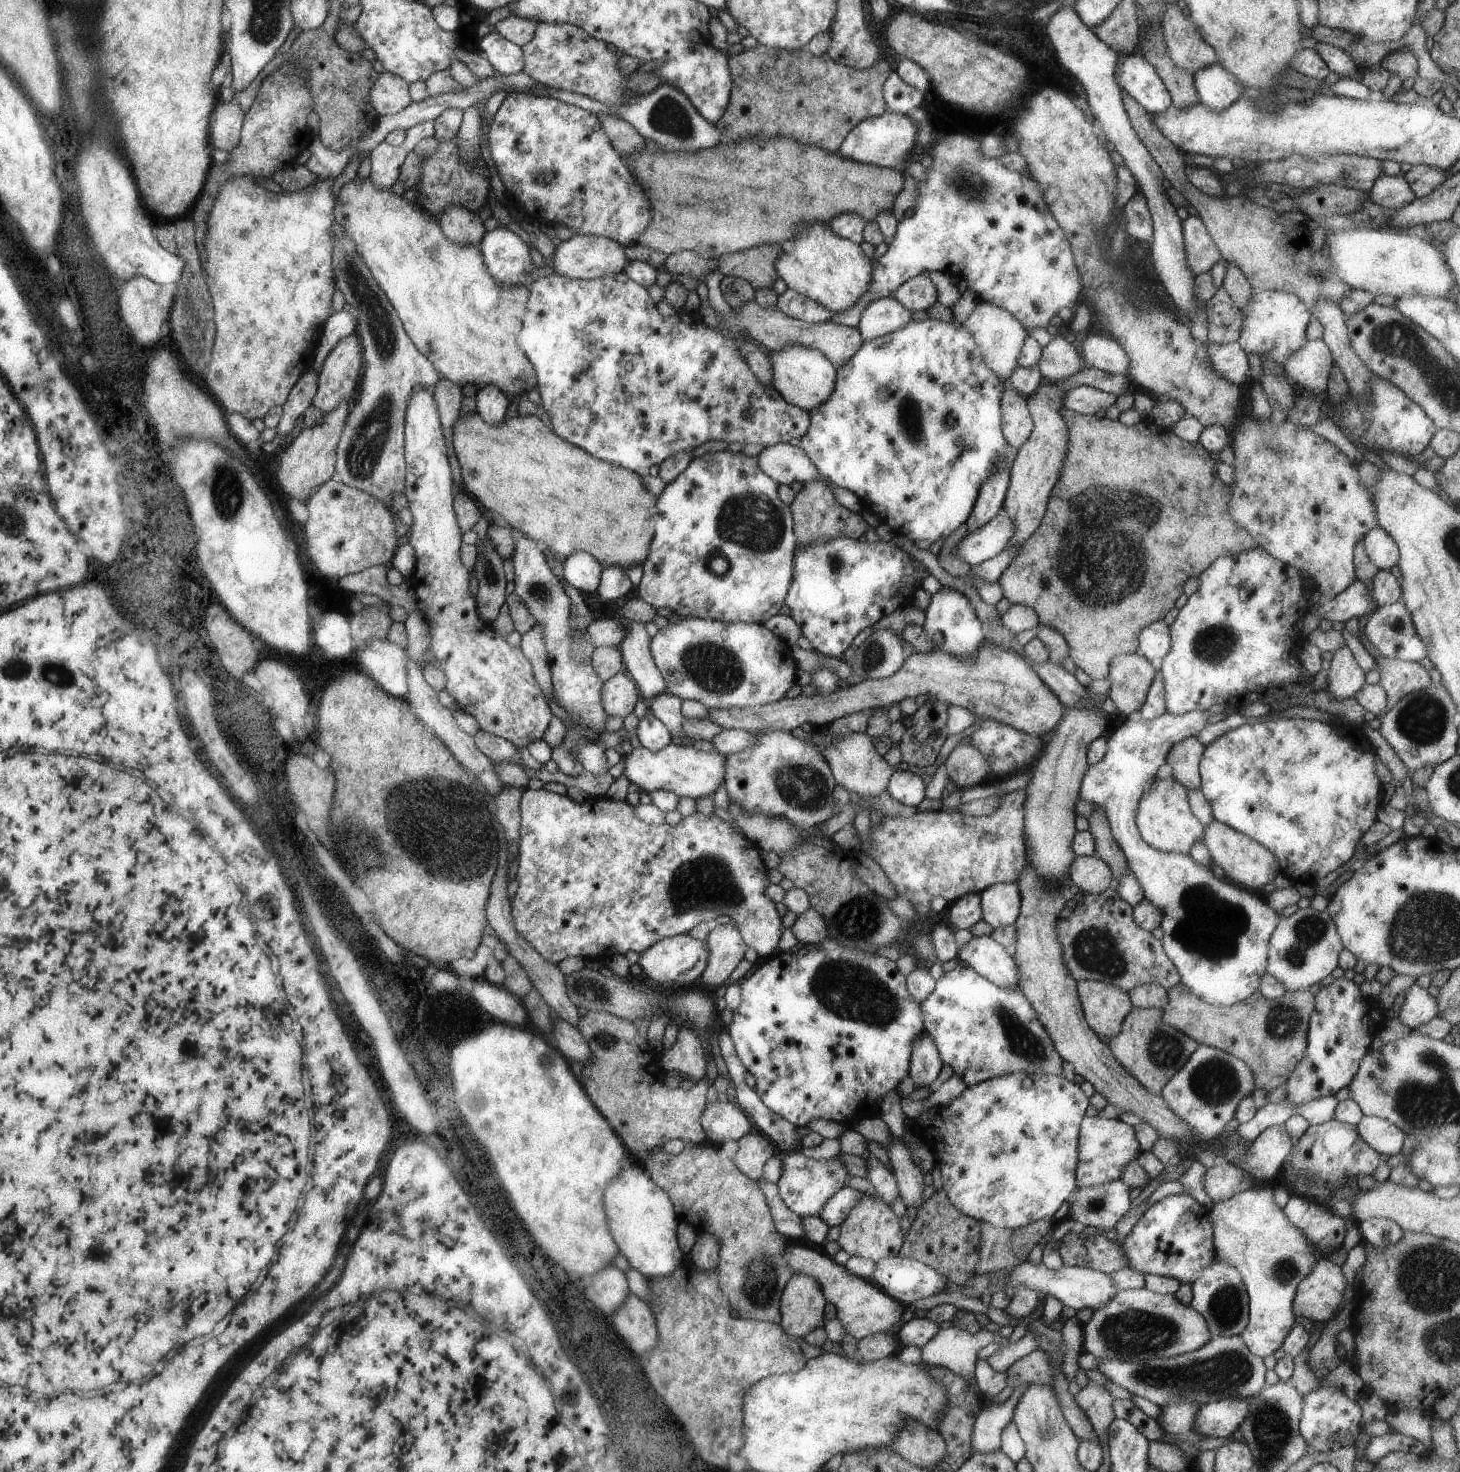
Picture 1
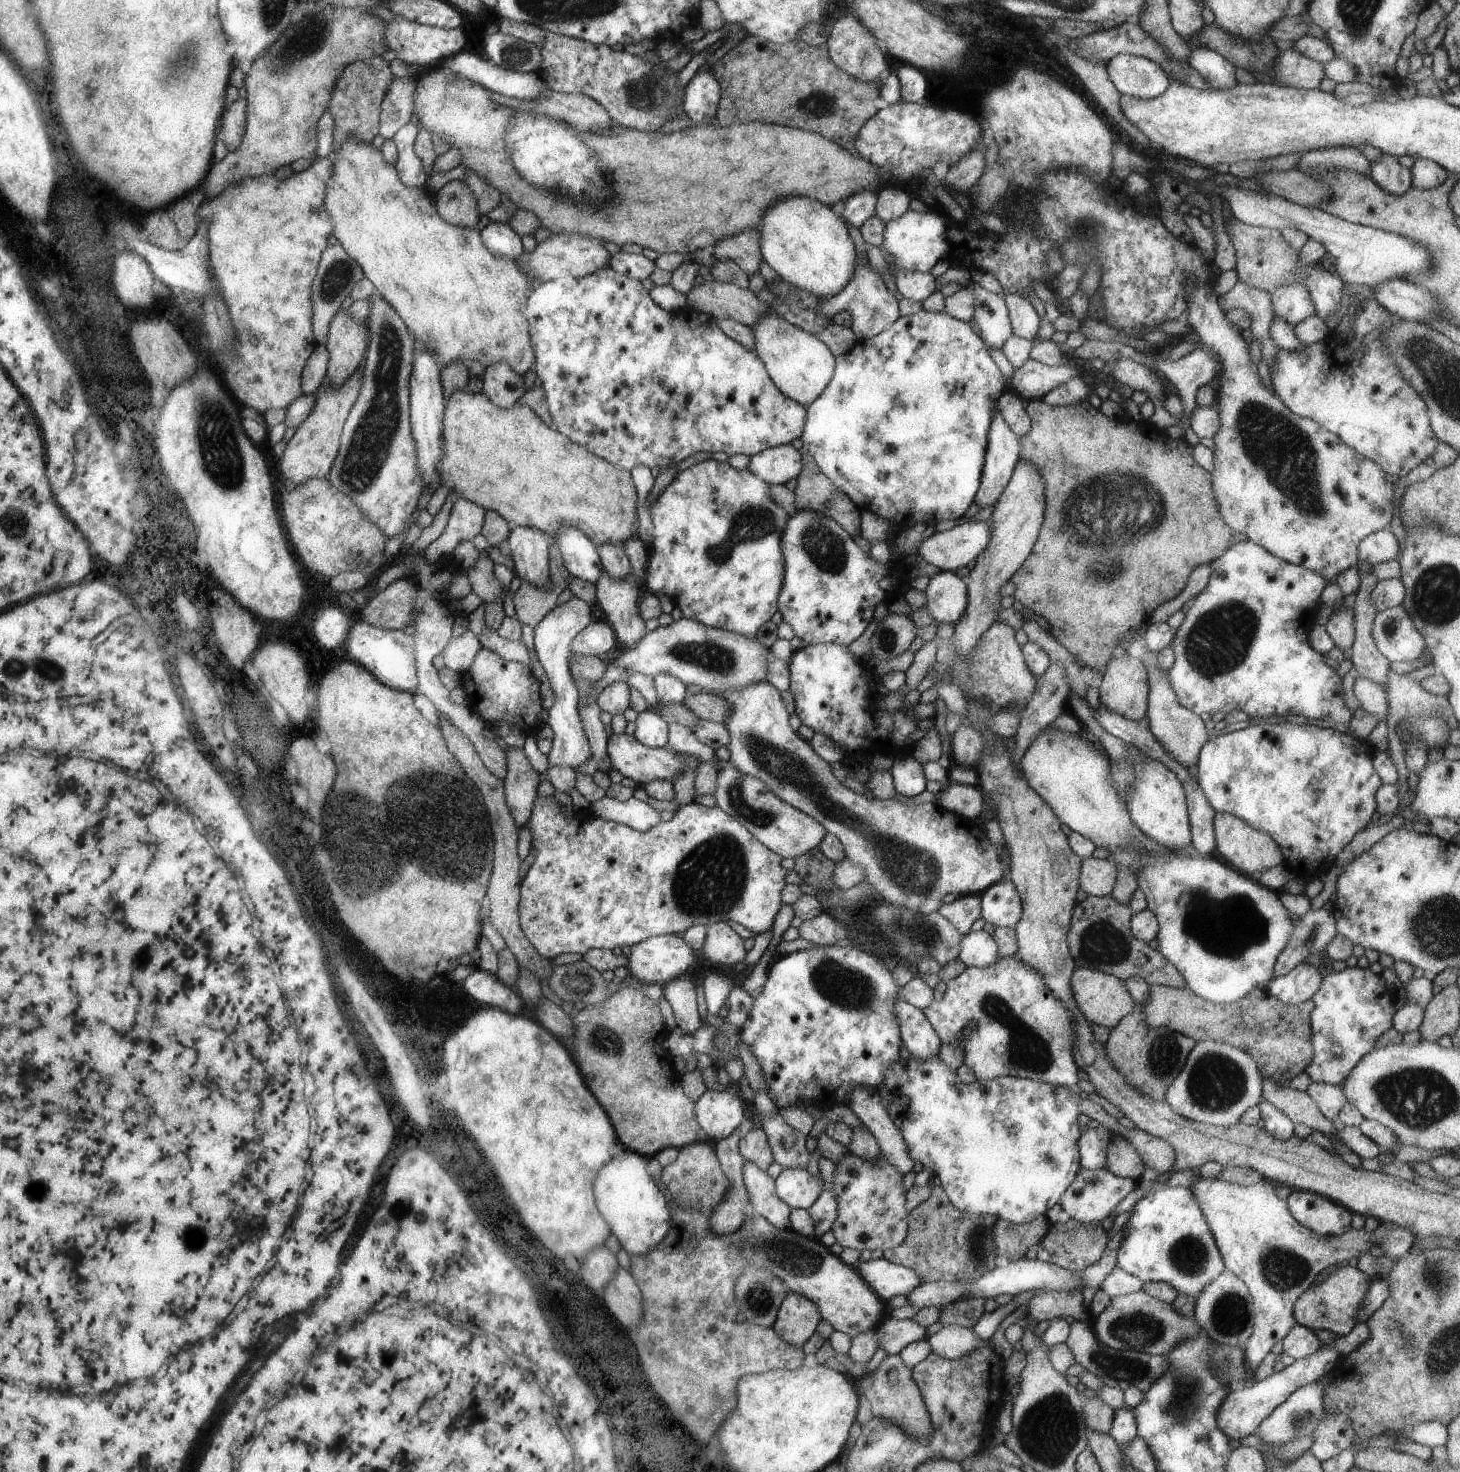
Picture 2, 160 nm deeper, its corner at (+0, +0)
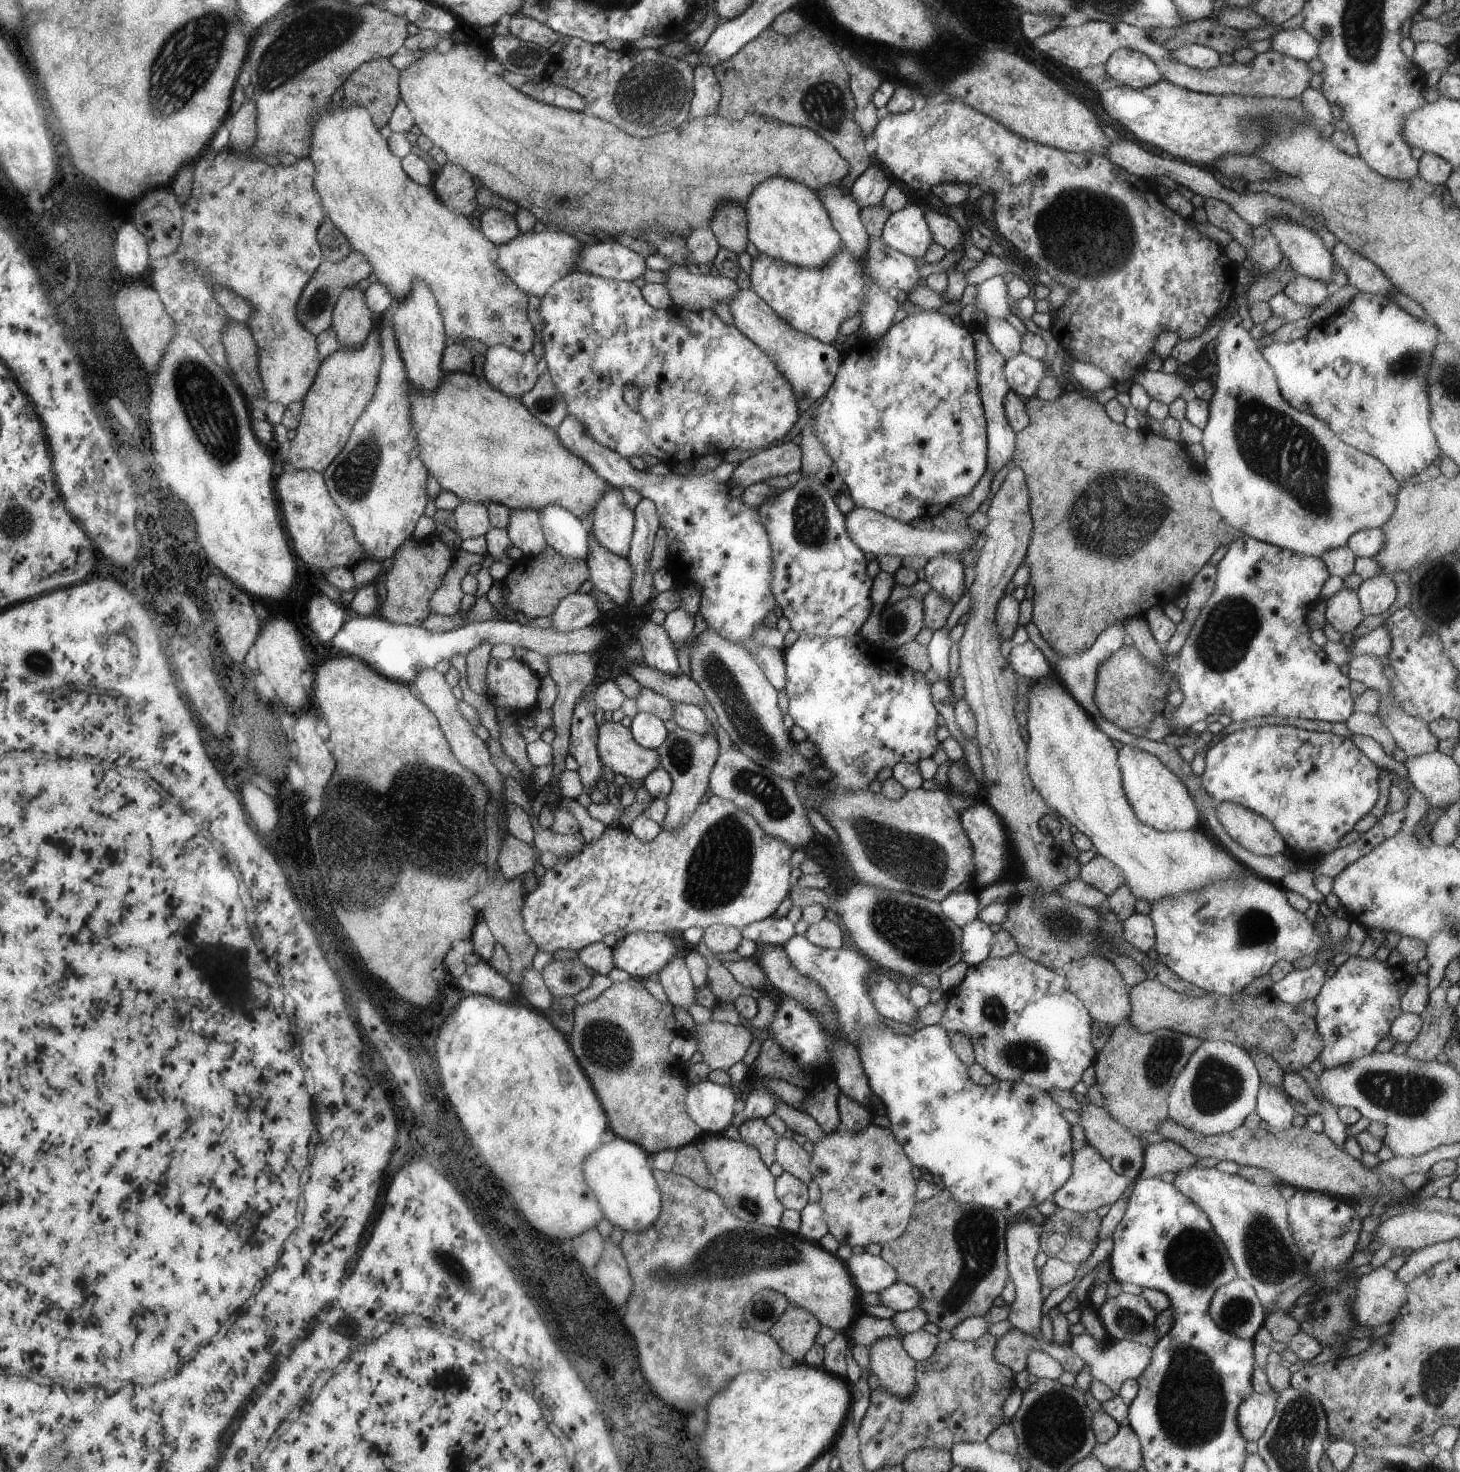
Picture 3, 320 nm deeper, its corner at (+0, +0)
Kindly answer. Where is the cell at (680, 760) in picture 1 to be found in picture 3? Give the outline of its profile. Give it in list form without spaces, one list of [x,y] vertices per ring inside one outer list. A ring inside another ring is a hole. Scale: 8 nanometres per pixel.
[[[621,722],[600,724],[596,744],[600,762],[615,775],[643,780],[661,766],[656,750],[641,747]]]

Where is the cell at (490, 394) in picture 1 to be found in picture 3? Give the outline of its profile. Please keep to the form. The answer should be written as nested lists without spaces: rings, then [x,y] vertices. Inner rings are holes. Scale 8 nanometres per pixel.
[[[494,345],[484,354],[484,377],[496,390],[521,399],[538,380],[538,358],[530,350],[520,352],[506,345]]]

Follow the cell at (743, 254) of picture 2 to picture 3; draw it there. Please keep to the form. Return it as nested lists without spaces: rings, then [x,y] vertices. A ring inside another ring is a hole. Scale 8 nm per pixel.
[[[720,205],[711,218],[710,226],[716,235],[719,246],[736,254],[746,251],[748,244],[747,216],[744,205]]]

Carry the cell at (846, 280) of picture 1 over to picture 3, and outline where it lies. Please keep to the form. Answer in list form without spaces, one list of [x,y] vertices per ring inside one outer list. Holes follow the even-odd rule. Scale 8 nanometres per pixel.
[[[785,176],[768,177],[746,205],[748,238],[760,253],[804,268],[822,268],[844,245],[816,190]]]

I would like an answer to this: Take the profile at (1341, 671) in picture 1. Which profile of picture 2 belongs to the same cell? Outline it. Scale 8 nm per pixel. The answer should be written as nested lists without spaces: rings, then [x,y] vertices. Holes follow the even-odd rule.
[[[1342,605],[1334,609],[1324,628],[1333,638],[1338,648],[1343,648],[1347,656],[1355,641],[1355,612],[1353,608]]]

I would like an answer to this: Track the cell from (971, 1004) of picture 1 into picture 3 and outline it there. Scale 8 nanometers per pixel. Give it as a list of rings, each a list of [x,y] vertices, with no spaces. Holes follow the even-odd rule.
[[[1016,952],[1007,957],[984,958],[980,964],[969,966],[962,982],[947,992],[946,1011],[943,1012],[940,1024],[948,1031],[965,1034],[971,1038],[975,1052],[975,1062],[978,1063],[986,1072],[989,1072],[998,1081],[1010,1081],[1013,1083],[1026,1083],[1038,1090],[1048,1092],[1052,1089],[1063,1091],[1072,1091],[1074,1085],[1080,1082],[1084,1070],[1092,1066],[1097,1056],[1096,1050],[1090,1041],[1090,1032],[1092,1032],[1093,1018],[1085,1009],[1084,1003],[1072,992],[1067,989],[1067,978],[1065,975],[1056,974],[1053,970],[1028,960],[1022,954]]]

